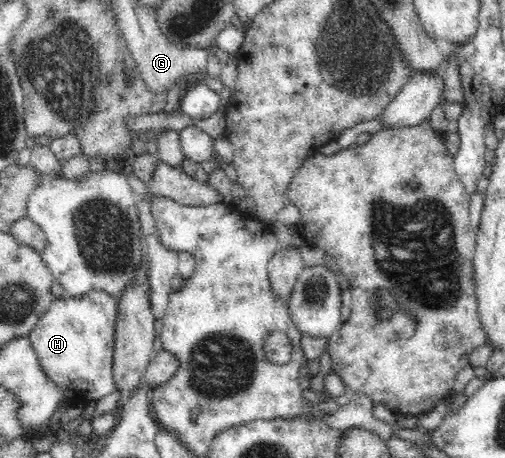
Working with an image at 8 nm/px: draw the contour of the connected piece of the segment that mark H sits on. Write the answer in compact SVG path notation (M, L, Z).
M95 288L81 296L63 295L61 298L53 298L48 310L41 314L37 323L27 334L38 365L45 377L61 390L65 405L84 408L92 400L100 400L115 390L115 375L112 370L115 354L117 299Z

